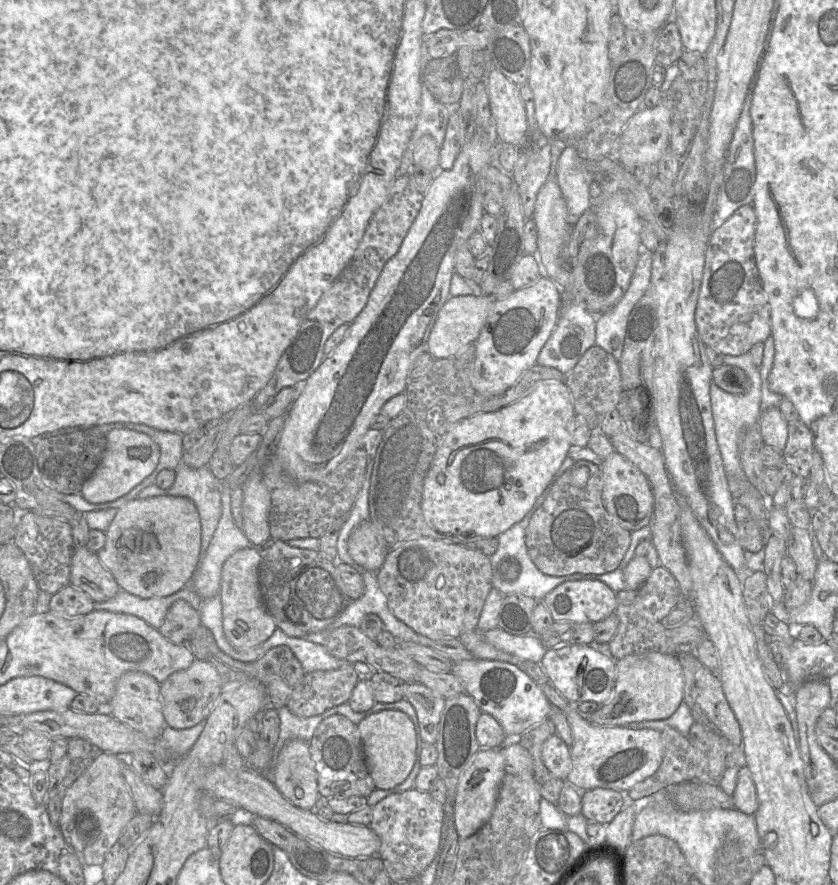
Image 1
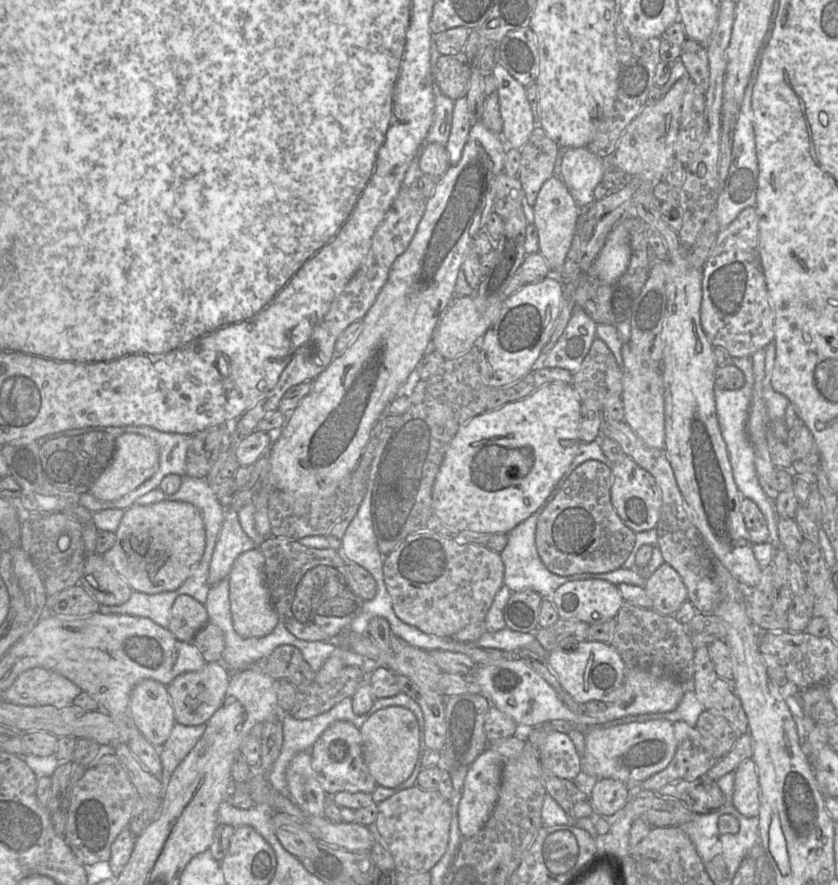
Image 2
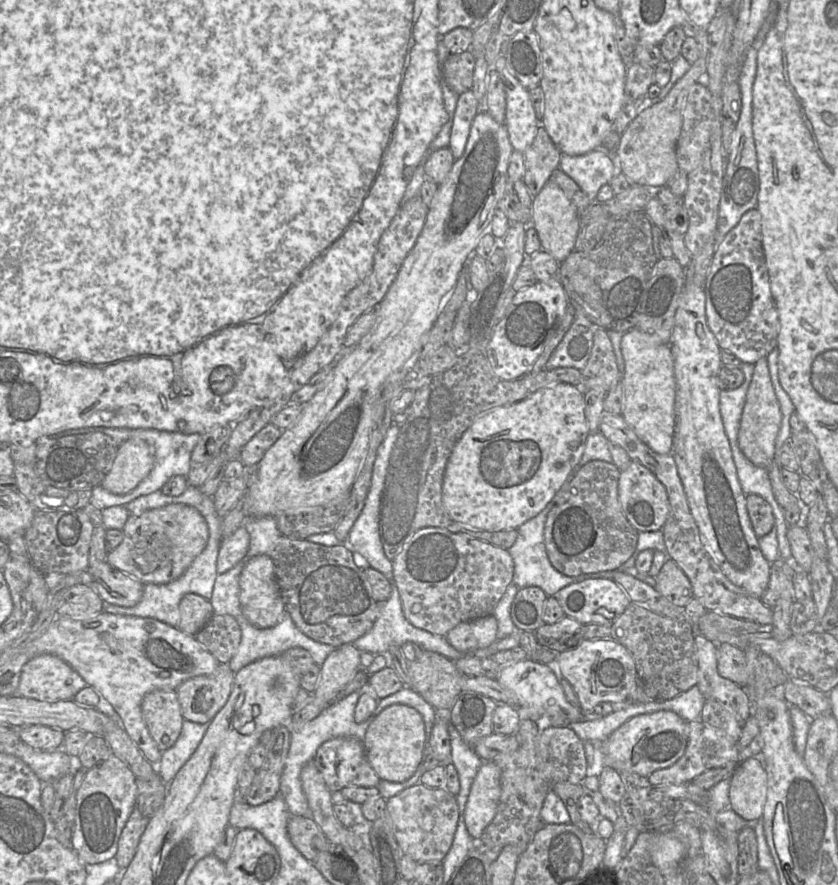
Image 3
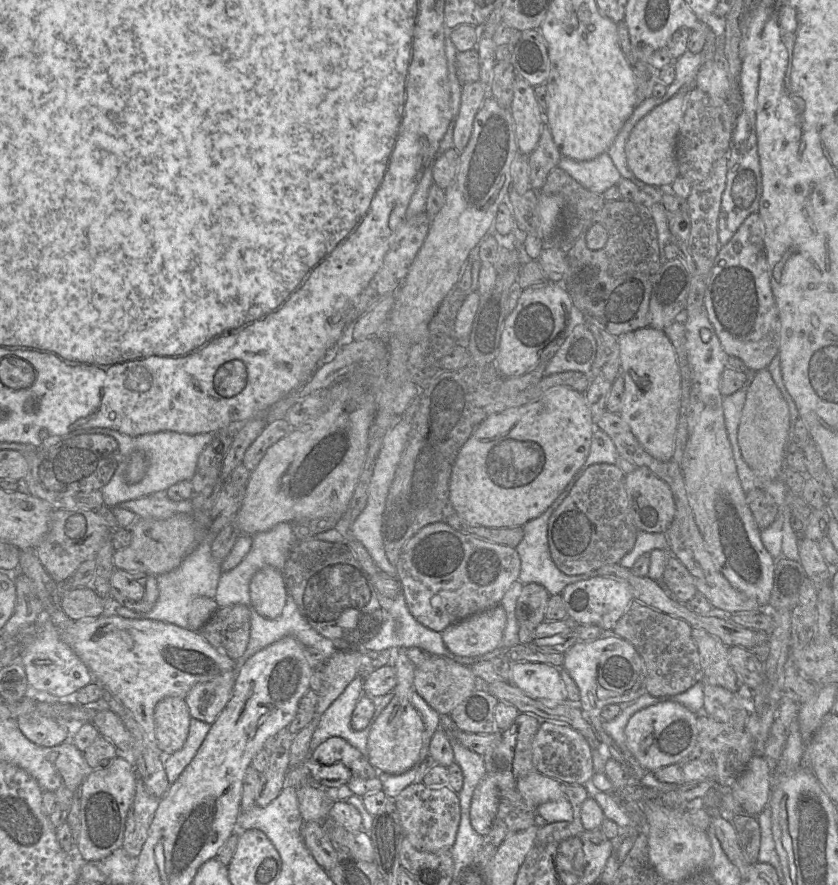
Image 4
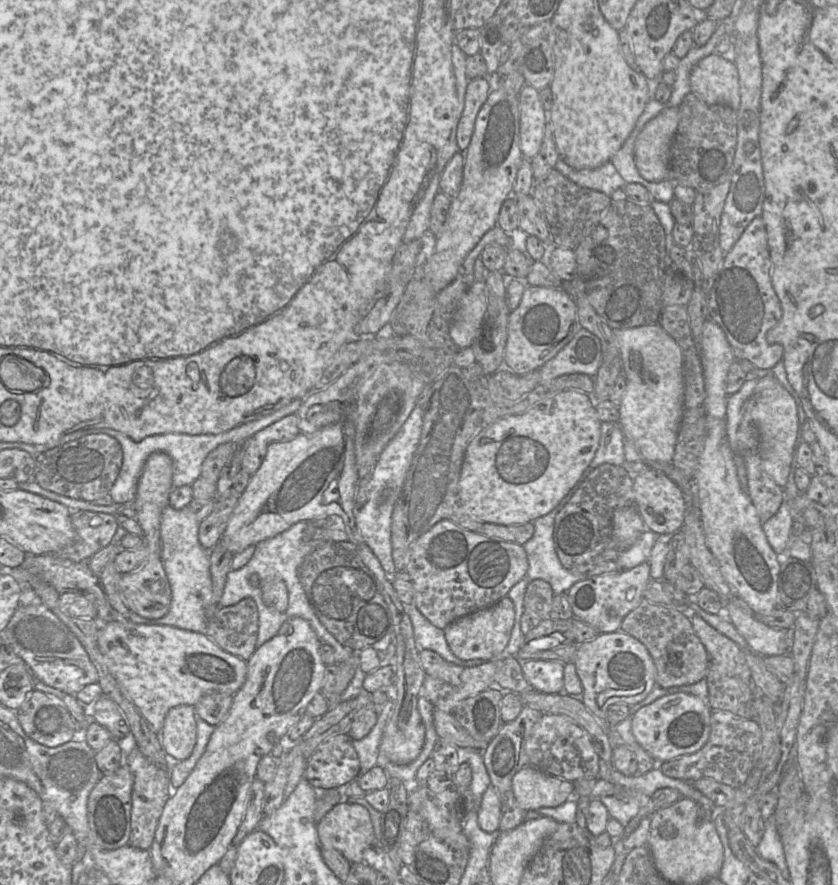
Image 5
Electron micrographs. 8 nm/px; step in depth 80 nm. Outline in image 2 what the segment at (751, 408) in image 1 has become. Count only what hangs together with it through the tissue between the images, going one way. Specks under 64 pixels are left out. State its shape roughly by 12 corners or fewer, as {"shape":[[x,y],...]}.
{"shape":[[750,357],[738,390],[715,384],[719,427],[743,498],[764,514],[768,541],[783,547],[774,500],[759,484],[746,431],[754,384]]}

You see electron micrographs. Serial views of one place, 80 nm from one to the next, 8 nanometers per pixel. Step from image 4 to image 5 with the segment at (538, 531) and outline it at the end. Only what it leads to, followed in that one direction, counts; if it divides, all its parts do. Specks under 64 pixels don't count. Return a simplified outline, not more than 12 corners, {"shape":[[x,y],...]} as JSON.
{"shape":[[578,480],[550,513],[532,522],[523,545],[526,578],[548,582],[554,595],[567,593],[588,573],[563,567],[553,538],[555,518]]}

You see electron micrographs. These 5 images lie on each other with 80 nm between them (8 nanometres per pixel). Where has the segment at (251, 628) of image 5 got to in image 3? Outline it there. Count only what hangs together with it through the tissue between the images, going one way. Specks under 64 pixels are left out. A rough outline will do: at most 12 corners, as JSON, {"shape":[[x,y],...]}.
{"shape":[[213,615],[195,637],[218,663],[238,650],[233,616]]}

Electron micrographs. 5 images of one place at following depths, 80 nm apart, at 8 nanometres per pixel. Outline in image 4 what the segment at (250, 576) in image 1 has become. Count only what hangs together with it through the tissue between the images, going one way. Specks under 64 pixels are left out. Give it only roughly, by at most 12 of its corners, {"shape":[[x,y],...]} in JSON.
{"shape":[[260,569],[251,579],[251,608],[276,619],[288,593],[280,570]]}

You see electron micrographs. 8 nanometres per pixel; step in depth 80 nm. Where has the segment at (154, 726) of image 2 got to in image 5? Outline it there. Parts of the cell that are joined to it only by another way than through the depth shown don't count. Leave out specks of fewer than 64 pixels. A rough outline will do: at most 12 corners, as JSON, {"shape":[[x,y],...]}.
{"shape":[[193,706],[171,708],[160,732],[166,755],[187,759],[197,739]]}

